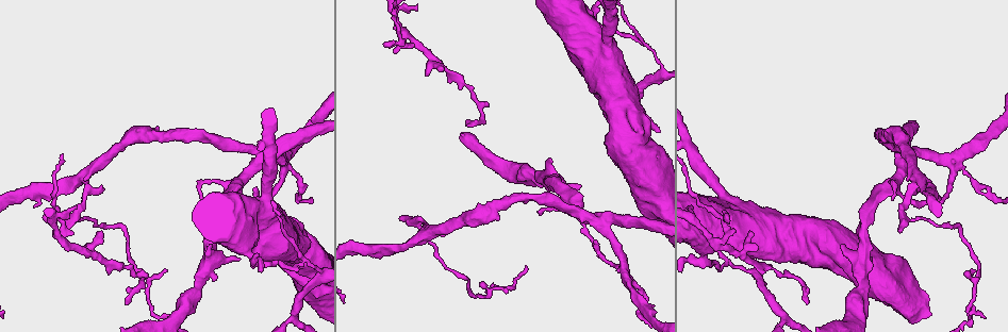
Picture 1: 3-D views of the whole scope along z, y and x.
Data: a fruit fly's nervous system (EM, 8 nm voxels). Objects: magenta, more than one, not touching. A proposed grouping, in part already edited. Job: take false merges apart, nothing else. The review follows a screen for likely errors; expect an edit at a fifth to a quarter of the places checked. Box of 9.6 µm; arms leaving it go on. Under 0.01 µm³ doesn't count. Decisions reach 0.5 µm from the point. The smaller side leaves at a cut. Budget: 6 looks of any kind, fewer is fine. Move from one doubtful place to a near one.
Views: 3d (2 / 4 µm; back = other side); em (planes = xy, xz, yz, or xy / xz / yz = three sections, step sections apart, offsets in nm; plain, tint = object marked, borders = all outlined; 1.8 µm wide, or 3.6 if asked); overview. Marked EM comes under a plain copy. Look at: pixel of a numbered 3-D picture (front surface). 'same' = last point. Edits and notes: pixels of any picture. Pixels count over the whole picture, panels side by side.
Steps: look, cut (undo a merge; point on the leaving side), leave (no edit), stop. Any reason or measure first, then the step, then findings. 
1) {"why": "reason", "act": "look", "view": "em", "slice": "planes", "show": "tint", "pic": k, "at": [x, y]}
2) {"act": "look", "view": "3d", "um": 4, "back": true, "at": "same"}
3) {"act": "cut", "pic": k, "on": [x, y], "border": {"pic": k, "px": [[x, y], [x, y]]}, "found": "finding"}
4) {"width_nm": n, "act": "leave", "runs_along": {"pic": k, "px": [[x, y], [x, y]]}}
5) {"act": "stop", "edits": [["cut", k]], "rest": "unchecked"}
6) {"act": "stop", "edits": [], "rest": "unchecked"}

{"why": "touches itself", "act": "look", "view": "em", "um": 3.6, "slice": "planes", "show": "tint", "pic": 1, "at": [736, 235]}

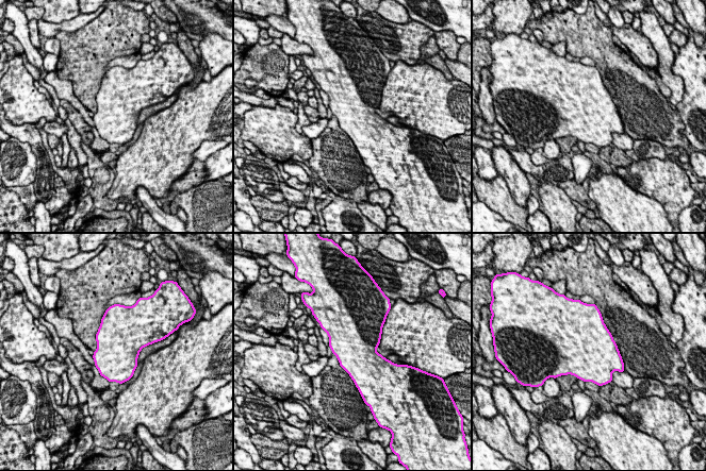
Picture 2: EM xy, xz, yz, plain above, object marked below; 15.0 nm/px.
{"act": "leave", "found": "continuous, no second cell"}

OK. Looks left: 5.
{"why": "abrupt turn", "act": "look", "view": "em", "slice": "planes", "show": "borders", "pic": 1, "at": [800, 284]}

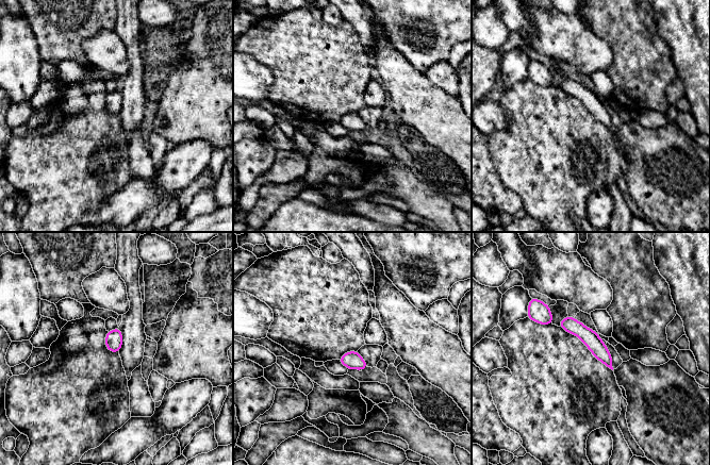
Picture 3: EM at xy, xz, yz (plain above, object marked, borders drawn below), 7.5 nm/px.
{"act": "leave", "runs_along": {"pic": 3, "px": [[565, 320], [579, 329], [609, 364]]}, "found": "one cell here"}

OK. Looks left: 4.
{"why": "arms part here", "act": "look", "view": "em", "um": 3.6, "slice": "xy", "step": 16, "show": "tint", "pic": 1, "at": [424, 233]}

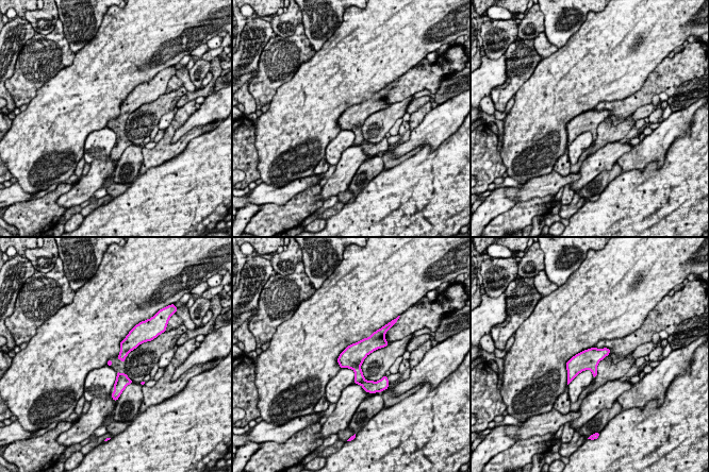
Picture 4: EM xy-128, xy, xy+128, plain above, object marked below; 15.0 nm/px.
{"why": "cut it another way", "act": "look", "view": "em", "um": 3.6, "slice": "planes", "show": "tint", "at": "same"}

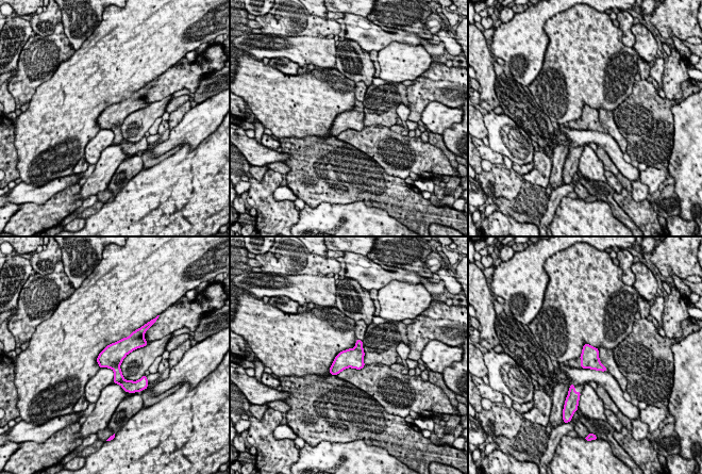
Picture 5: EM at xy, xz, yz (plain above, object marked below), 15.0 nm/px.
{"width_nm": 280, "act": "leave", "found": "all the same cell"}

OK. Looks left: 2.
{"act": "stop", "edits": [], "rest": "unchecked"}

